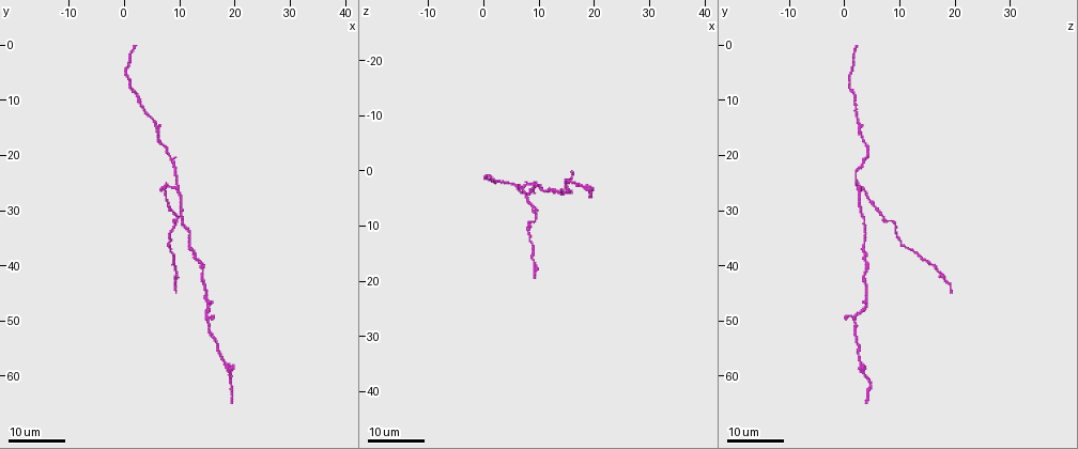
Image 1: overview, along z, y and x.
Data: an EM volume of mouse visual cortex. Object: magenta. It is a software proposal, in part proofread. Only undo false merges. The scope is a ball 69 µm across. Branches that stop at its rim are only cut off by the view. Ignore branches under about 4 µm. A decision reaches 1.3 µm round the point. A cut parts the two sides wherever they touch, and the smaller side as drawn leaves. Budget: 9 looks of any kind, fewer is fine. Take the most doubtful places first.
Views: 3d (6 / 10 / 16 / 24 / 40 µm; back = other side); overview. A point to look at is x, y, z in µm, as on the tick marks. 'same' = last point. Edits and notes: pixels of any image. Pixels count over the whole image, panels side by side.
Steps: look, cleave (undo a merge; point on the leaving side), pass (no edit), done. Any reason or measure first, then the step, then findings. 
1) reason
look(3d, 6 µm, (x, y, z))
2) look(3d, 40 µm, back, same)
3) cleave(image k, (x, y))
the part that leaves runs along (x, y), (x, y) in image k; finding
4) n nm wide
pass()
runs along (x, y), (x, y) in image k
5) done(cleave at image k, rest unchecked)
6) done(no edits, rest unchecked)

three arms meet
look(3d, 24 µm, (9.5, 25.5, 2.5))

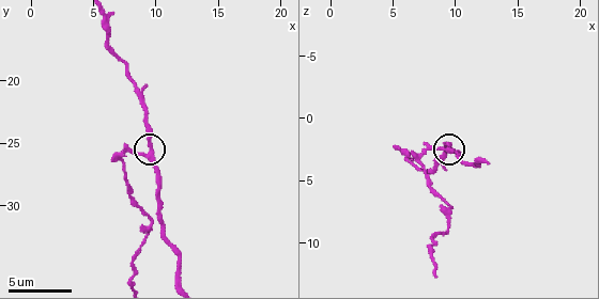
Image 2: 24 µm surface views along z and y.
look(3d, 6 µm, (9.6, 25.8, 2.6))

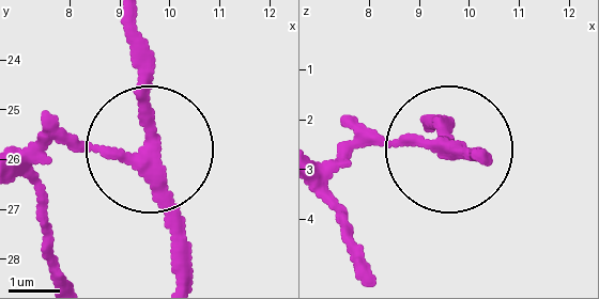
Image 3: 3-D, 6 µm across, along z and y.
look(3d, 6 µm, back, (9.55, 25.85, 2.60))

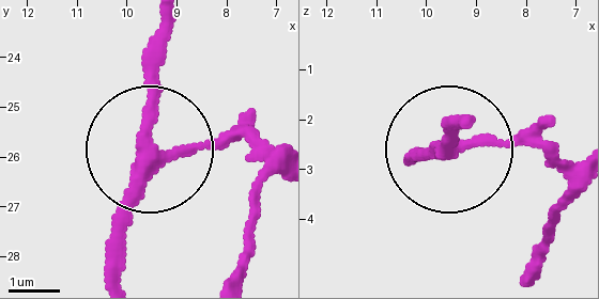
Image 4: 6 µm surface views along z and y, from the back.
260 nm wide
pass()
one neuron here

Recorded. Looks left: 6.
calibre changes
look(3d, 24 µm, (9.5, 32.0, 9.0))

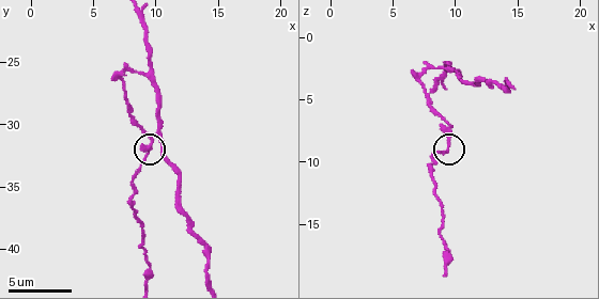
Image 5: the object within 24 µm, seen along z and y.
look(3d, 10 µm, same)

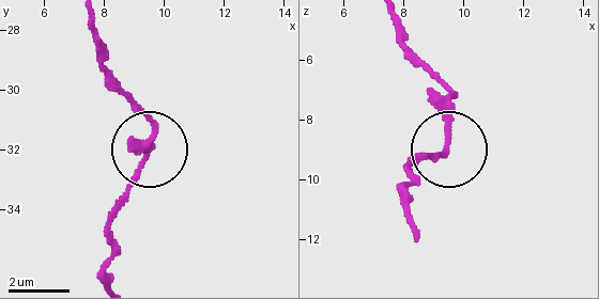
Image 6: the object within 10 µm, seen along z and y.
180 nm wide
pass()
continuous, no second neuron

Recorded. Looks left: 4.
sudden change in width
look(3d, 16 µm, (15.0, 48.5, 2.5))

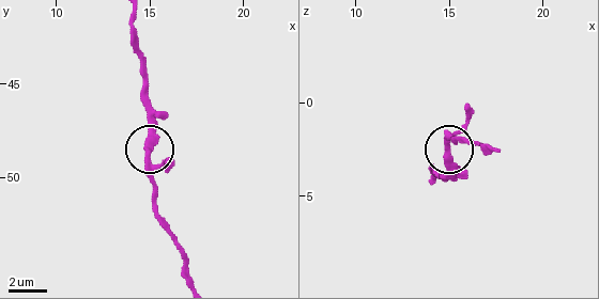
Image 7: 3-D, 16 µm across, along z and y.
look(3d, 6 µm, (15.0, 49.0, 2.3))

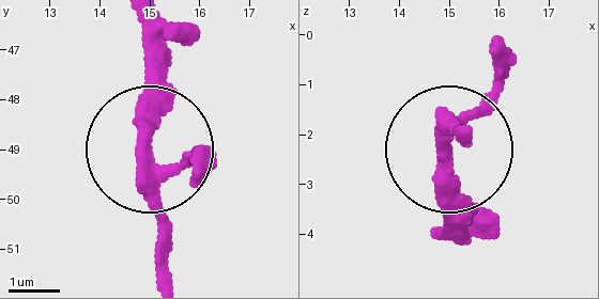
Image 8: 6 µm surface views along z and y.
pass()
runs along (139, 22), (160, 278) in image 8; all the same neuron

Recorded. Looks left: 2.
three-way junction
look(3d, 16 µm, (5.5, 14.5, 2.5))

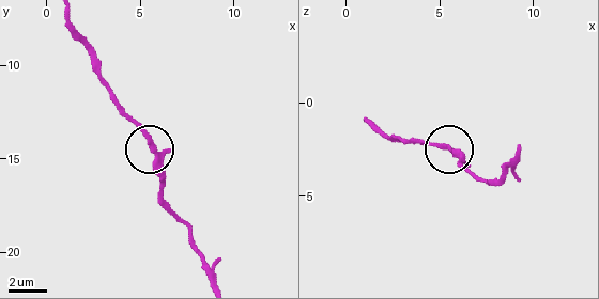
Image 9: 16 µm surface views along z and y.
look(3d, 10 µm, same)

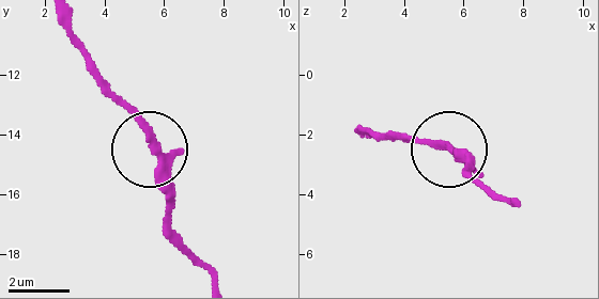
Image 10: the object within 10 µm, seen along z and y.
200 nm wide
pass()
all the same neuron

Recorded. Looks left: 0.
done(no edits, rest unchecked)

